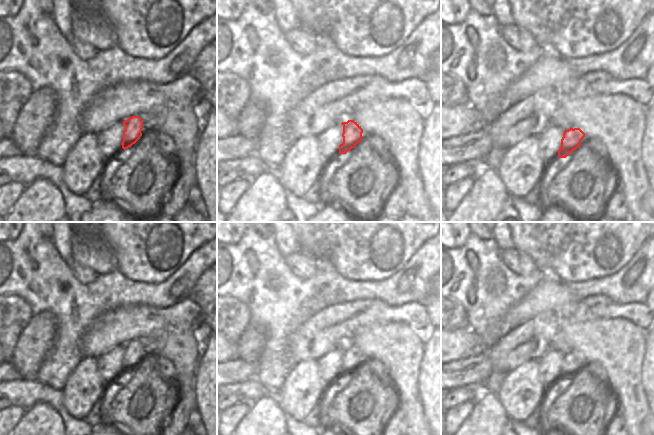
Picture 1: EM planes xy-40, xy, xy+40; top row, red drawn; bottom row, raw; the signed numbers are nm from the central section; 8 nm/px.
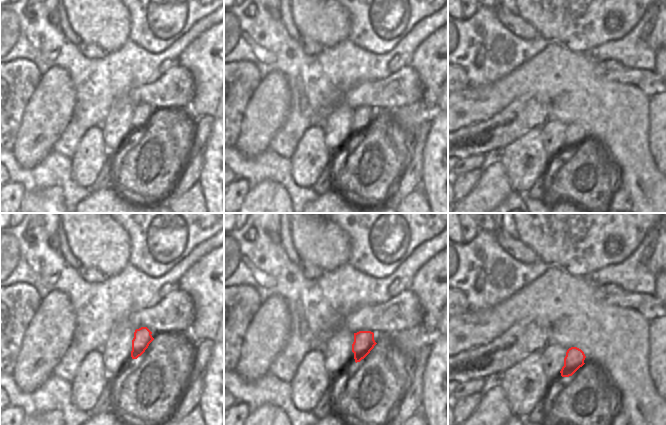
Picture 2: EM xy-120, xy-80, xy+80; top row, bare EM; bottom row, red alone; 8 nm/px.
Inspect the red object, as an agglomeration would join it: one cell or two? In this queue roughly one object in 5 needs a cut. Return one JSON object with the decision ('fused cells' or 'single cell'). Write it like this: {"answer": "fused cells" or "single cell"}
{"answer": "single cell"}

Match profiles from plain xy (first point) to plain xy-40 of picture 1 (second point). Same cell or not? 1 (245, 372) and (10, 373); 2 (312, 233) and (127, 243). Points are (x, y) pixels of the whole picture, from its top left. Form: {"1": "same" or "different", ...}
{"1": "same", "2": "same"}

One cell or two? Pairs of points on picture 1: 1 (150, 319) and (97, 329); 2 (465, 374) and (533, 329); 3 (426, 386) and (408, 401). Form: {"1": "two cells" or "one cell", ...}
{"1": "one cell", "2": "one cell", "3": "two cells"}

